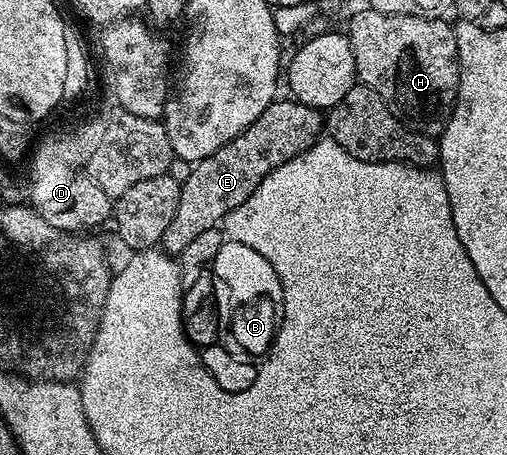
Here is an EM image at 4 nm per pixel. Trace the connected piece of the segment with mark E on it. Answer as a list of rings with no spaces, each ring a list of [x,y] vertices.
[[[295,98],[287,99],[273,100],[272,105],[262,110],[262,114],[258,114],[256,121],[245,132],[238,134],[238,138],[226,142],[222,150],[214,150],[214,154],[191,165],[192,173],[183,177],[180,185],[178,210],[162,241],[163,251],[167,255],[176,258],[183,254],[186,246],[190,246],[198,234],[217,227],[228,213],[242,206],[242,202],[246,202],[246,198],[258,190],[262,178],[321,139],[326,128],[321,109],[301,104]]]

